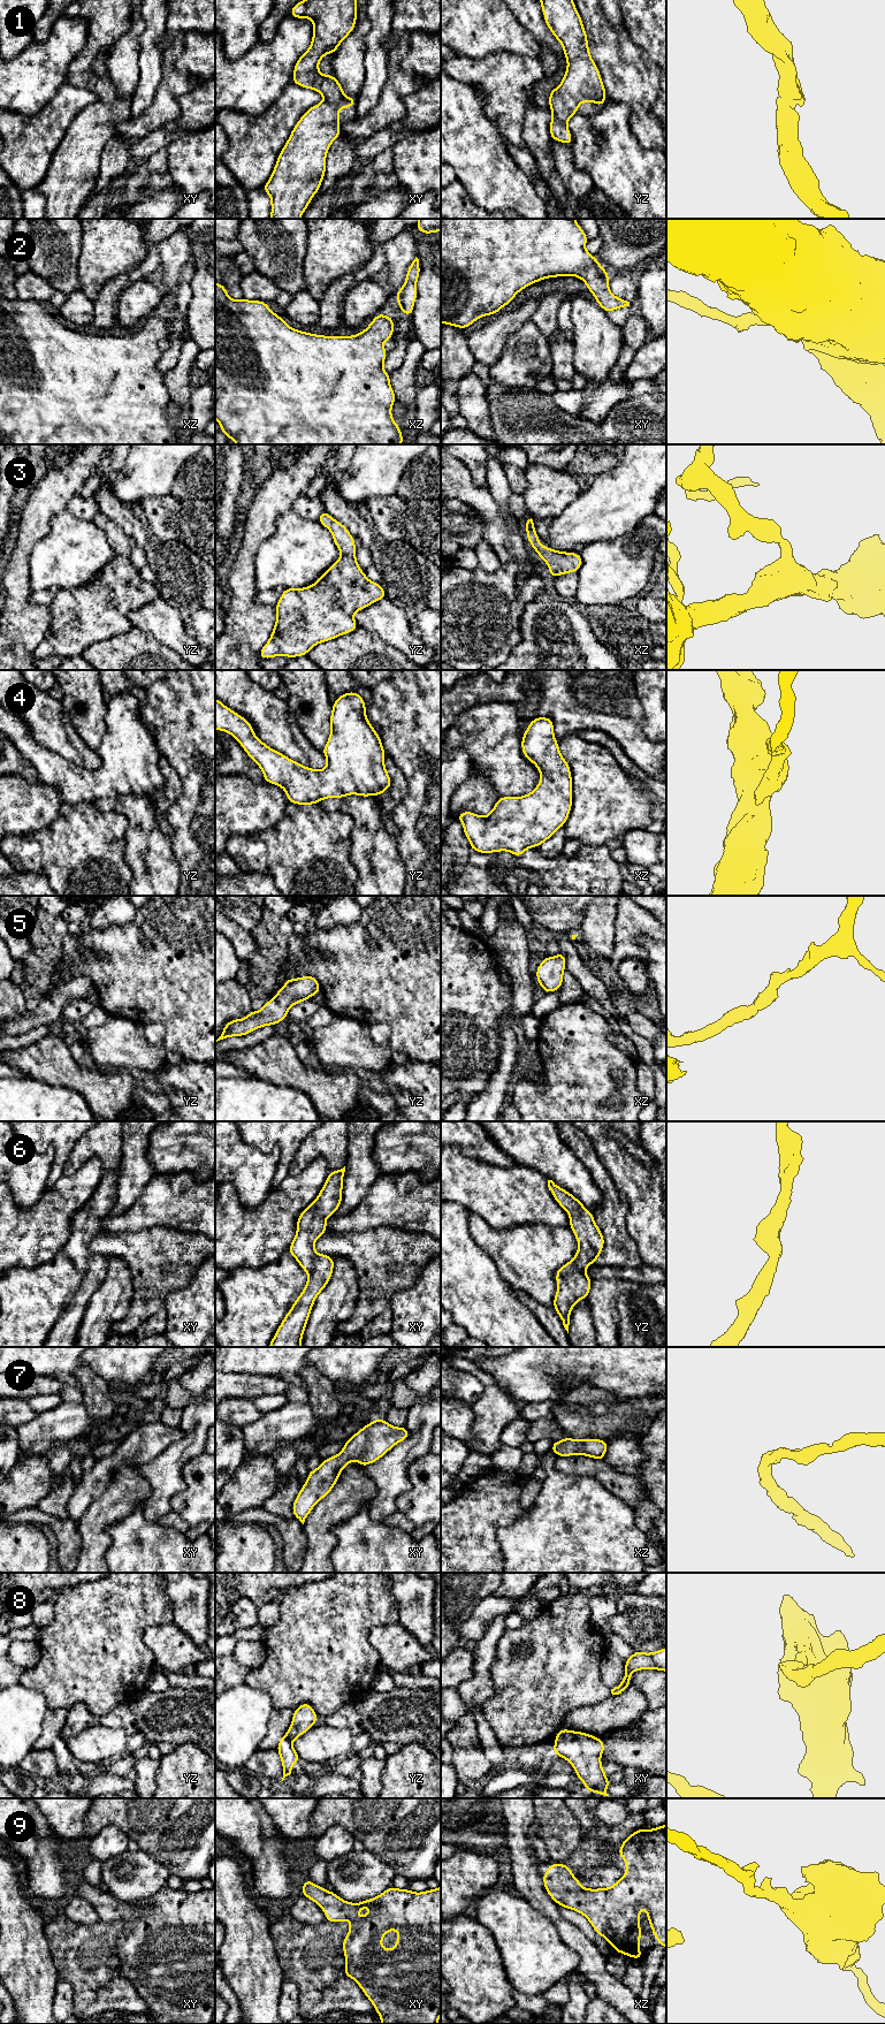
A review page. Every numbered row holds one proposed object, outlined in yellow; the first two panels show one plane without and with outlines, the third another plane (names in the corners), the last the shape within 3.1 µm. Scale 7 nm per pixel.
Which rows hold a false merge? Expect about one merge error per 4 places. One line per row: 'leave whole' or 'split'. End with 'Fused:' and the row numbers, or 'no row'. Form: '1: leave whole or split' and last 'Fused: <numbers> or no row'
1: leave whole
2: leave whole
3: leave whole
4: leave whole
5: leave whole
6: leave whole
7: leave whole
8: leave whole
9: leave whole
Fused: no row

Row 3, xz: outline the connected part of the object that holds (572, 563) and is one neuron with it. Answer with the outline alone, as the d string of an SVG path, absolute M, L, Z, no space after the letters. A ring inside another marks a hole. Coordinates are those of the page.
M533 519L526 523L527 540L543 562L549 565L549 575L557 578L560 575L578 572L582 560L579 553L558 551L540 543Z

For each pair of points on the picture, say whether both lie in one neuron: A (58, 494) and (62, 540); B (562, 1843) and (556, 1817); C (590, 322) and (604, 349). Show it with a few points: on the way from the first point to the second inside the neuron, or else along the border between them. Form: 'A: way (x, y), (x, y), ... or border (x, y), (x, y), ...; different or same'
A: border (66, 508), (51, 519), (51, 529), (47, 534); different
B: way (562, 1836), (557, 1824); same
C: way (593, 329), (599, 342); same

